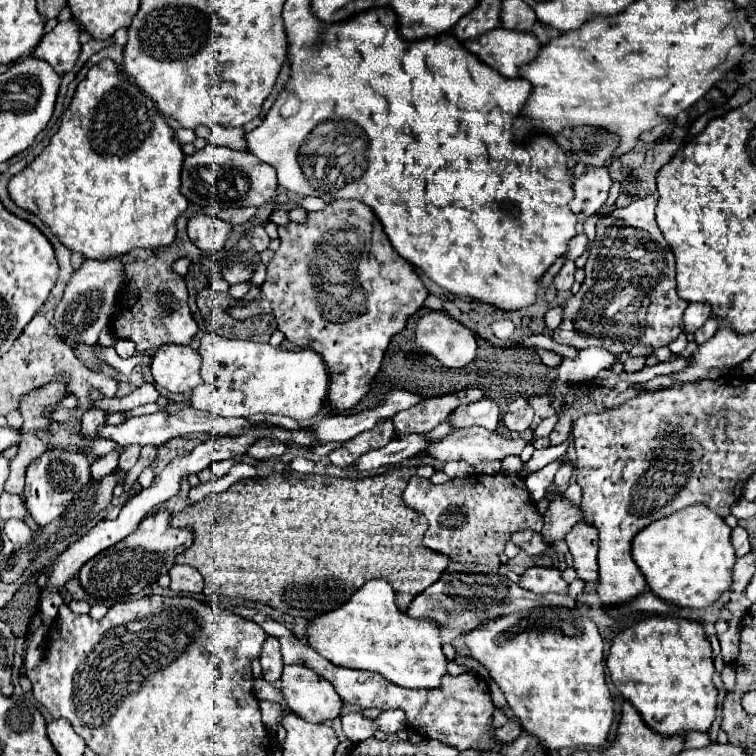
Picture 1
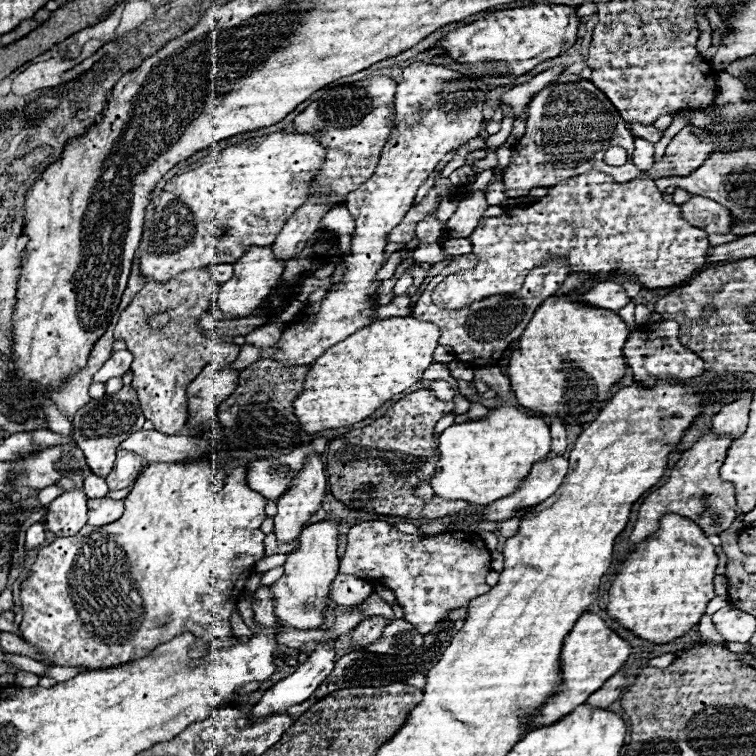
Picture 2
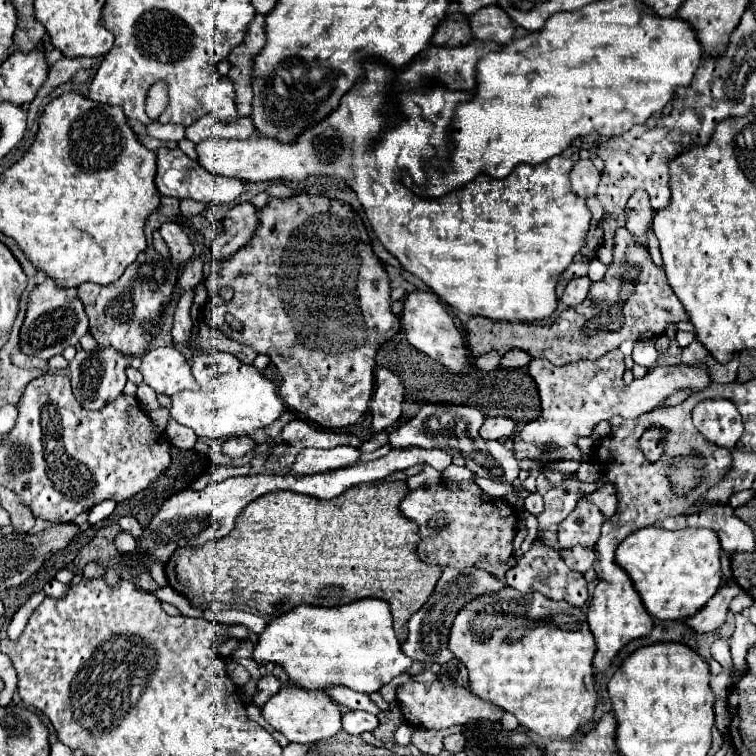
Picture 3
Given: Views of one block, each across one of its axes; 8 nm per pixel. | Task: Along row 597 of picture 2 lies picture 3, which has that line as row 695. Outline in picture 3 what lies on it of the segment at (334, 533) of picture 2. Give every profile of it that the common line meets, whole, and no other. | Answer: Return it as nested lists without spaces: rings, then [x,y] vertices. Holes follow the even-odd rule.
[[[294,684],[280,688],[280,692],[274,694],[262,706],[262,716],[266,718],[266,722],[274,730],[282,732],[290,742],[300,742],[300,744],[312,744],[318,740],[328,740],[342,730],[338,704],[326,692],[304,690],[304,688],[294,686]]]

